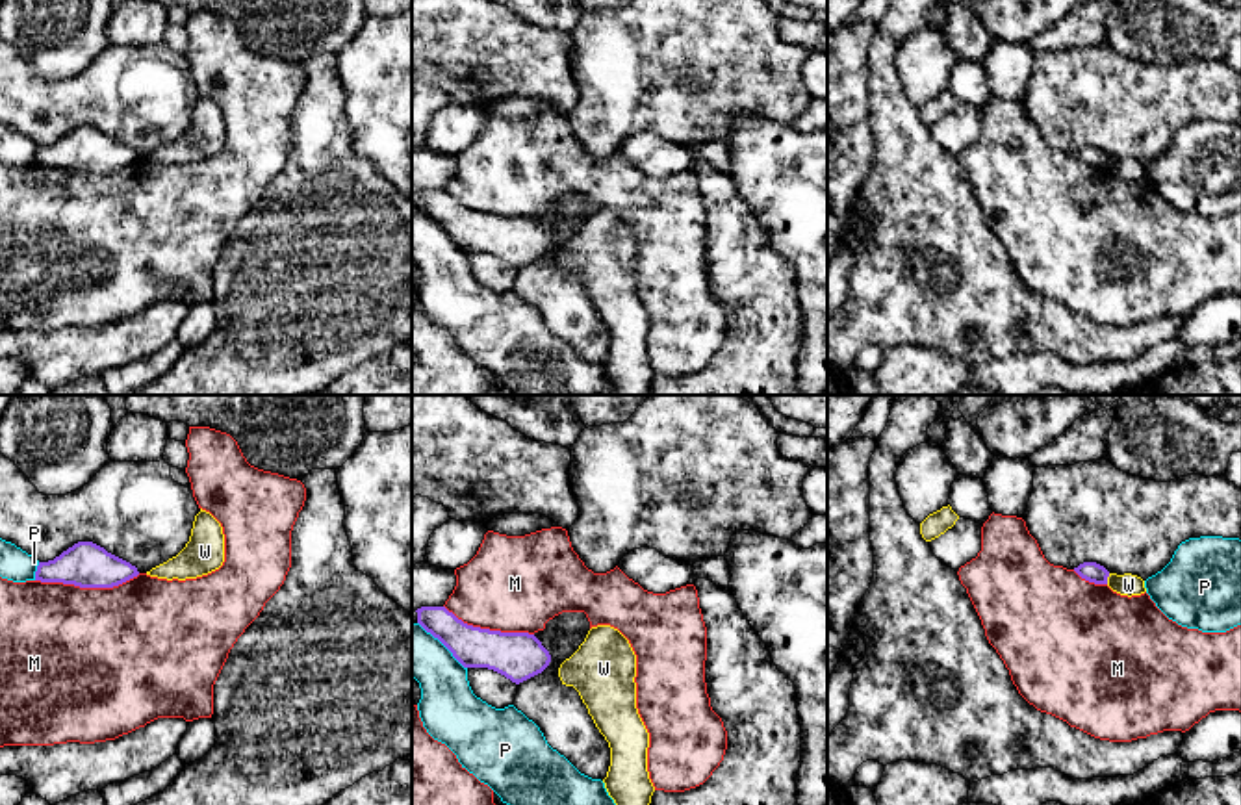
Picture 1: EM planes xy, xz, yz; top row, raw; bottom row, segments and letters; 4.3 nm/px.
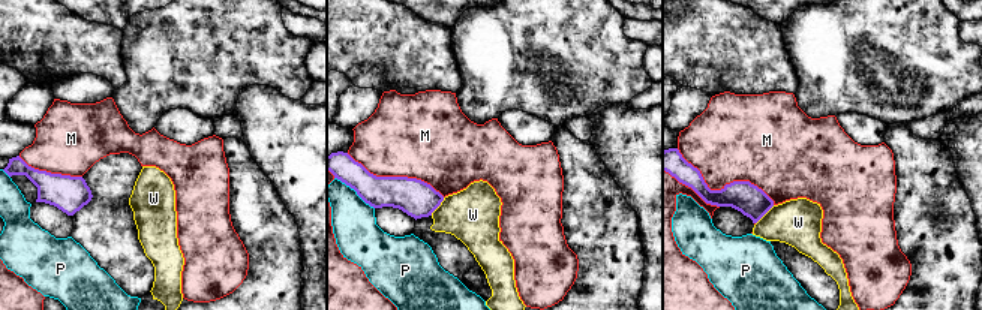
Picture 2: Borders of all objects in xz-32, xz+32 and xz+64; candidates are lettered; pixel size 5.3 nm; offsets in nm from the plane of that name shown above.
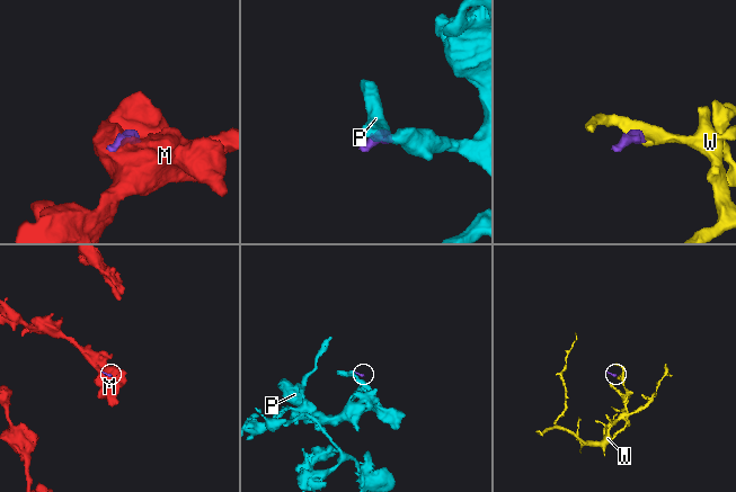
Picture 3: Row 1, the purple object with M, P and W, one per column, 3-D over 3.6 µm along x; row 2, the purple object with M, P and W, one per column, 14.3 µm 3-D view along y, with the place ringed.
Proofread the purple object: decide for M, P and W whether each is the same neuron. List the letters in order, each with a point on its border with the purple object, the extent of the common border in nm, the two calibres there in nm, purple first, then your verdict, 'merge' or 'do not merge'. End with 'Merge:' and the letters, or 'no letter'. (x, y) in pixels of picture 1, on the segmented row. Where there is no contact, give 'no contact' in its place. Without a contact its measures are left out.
M: xy (88, 587) | 460 nm | 200/500 nm | do not merge
P: xz (442, 642) | 300 nm | 180/220 nm | do not merge
W: yz (1106, 579) | 50 nm | 90/100 nm | do not merge
Merge: no letter

